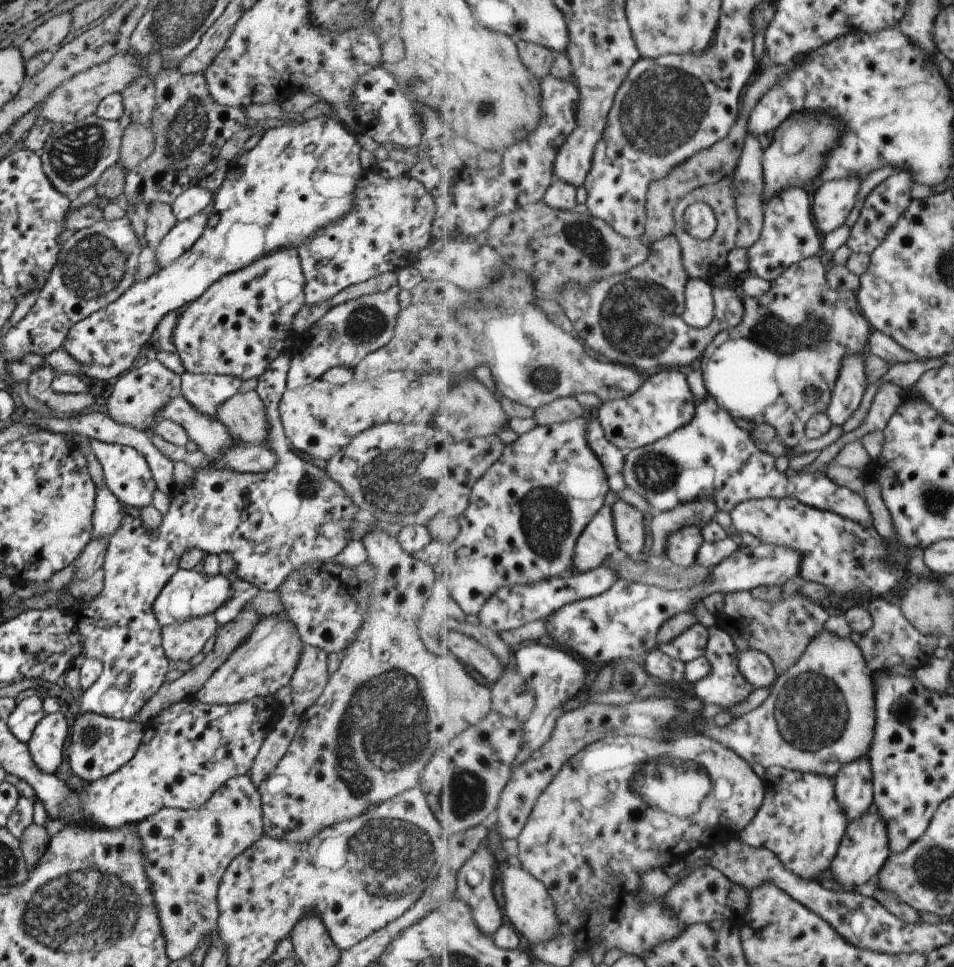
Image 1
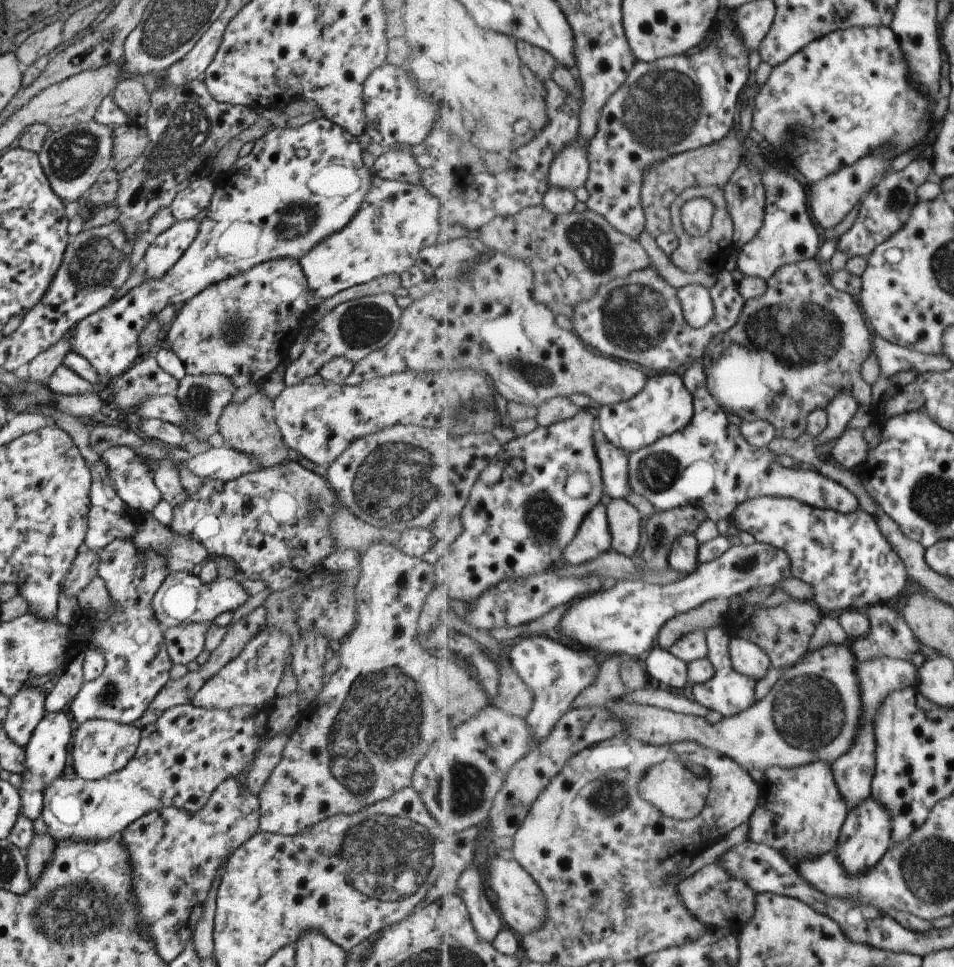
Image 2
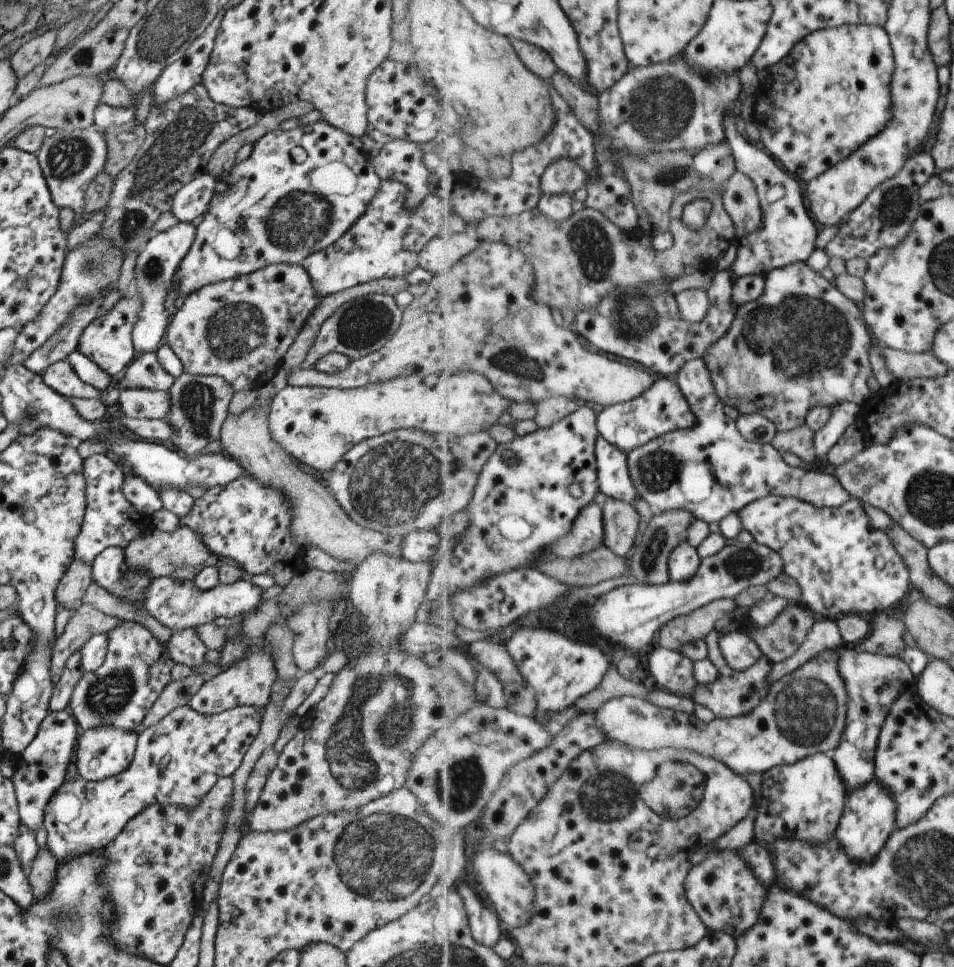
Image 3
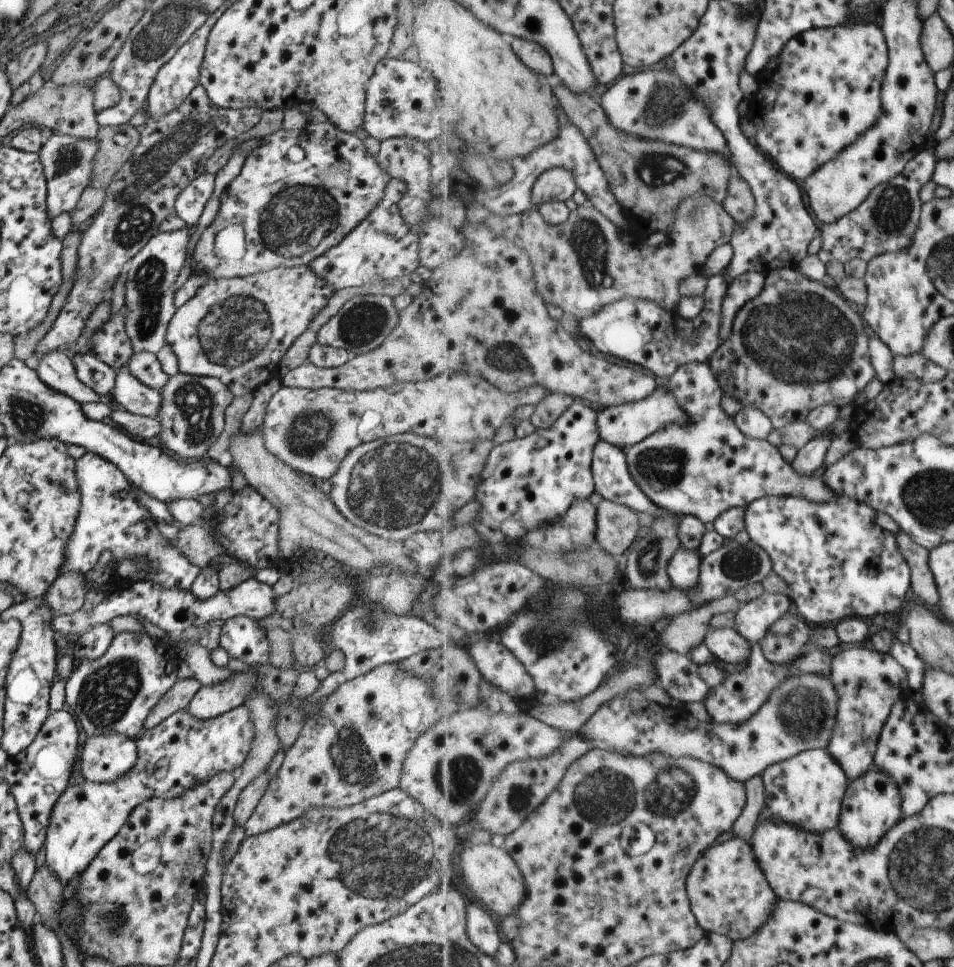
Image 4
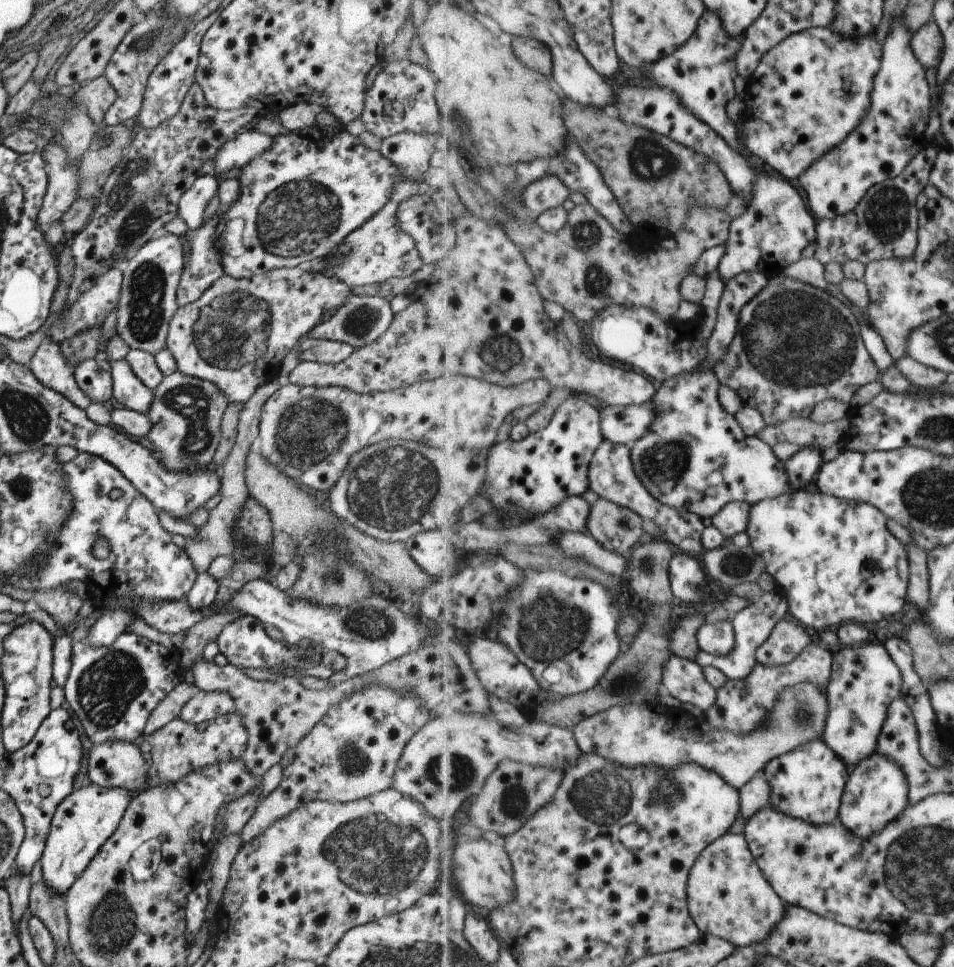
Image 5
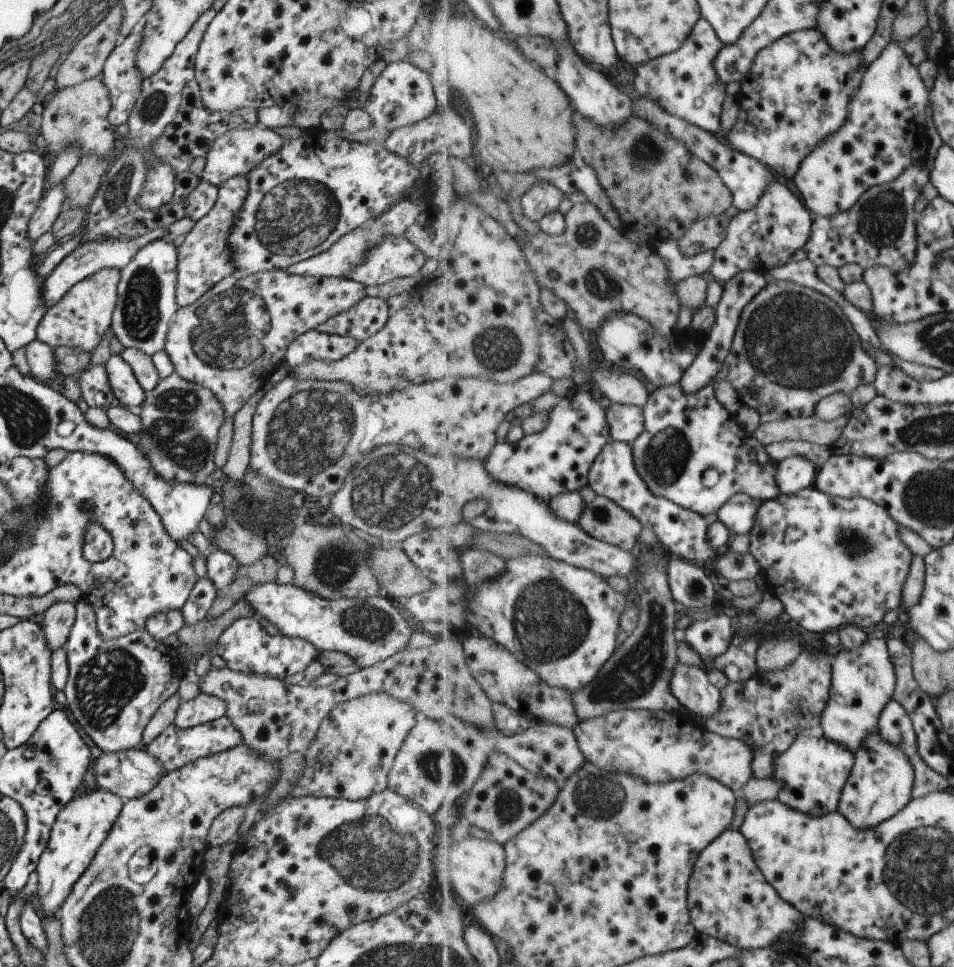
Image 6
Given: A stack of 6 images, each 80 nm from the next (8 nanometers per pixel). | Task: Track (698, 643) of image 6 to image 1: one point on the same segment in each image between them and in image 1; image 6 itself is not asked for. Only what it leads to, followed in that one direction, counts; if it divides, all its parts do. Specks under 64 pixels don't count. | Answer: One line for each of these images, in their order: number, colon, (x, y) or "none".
1: (758, 667)
2: (747, 657)
3: (741, 652)
4: (730, 646)
5: (719, 639)

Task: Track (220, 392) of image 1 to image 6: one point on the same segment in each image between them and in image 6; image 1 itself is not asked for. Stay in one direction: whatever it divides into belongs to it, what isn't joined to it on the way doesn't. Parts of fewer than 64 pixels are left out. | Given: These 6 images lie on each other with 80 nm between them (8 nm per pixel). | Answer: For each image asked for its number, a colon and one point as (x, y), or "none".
2: (202, 398)
3: (198, 403)
4: (191, 415)
5: (185, 414)
6: (179, 420)

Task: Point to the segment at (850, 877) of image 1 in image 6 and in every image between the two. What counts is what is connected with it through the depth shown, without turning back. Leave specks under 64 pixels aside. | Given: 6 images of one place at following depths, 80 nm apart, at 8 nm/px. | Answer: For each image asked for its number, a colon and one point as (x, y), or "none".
2: (866, 837)
3: (870, 817)
4: (873, 805)
5: (877, 794)
6: (881, 785)

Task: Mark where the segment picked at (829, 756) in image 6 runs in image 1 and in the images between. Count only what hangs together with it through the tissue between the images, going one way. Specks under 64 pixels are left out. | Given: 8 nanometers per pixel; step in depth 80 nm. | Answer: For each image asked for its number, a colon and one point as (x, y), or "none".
1: (801, 820)
2: (801, 811)
3: (805, 801)
4: (807, 791)
5: (809, 783)

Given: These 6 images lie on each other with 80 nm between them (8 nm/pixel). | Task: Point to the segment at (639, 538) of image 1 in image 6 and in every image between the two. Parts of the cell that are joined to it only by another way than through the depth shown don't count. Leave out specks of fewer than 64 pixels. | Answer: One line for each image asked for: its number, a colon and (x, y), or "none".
2: (624, 519)
3: (621, 520)
4: (617, 525)
5: (619, 528)
6: (603, 519)

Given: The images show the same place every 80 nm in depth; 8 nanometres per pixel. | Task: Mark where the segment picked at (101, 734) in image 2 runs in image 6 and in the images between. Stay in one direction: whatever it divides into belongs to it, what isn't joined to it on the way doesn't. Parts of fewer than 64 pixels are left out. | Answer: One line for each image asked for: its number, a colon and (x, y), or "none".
3: (100, 753)
4: (105, 758)
5: (112, 764)
6: (128, 774)

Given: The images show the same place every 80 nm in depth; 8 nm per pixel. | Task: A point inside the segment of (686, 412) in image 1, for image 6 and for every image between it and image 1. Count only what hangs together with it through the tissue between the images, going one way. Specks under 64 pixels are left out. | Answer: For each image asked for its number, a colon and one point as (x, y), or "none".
2: (665, 406)
3: (662, 409)
4: (624, 426)
5: (626, 425)
6: (626, 422)

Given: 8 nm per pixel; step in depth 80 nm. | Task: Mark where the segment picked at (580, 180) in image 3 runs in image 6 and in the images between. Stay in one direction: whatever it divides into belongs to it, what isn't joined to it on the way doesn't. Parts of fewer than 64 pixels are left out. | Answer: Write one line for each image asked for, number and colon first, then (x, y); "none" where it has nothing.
4: (558, 184)
5: (549, 193)
6: (543, 198)

